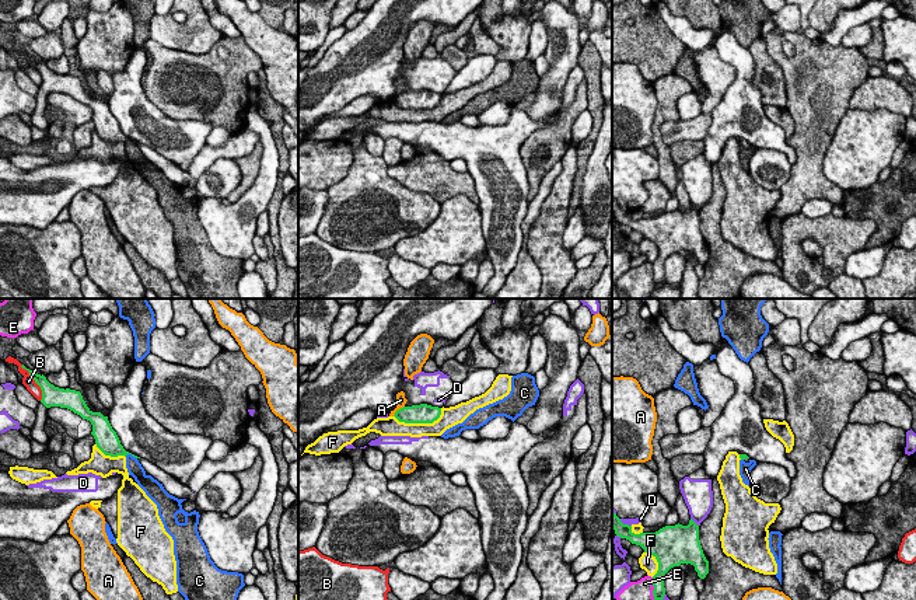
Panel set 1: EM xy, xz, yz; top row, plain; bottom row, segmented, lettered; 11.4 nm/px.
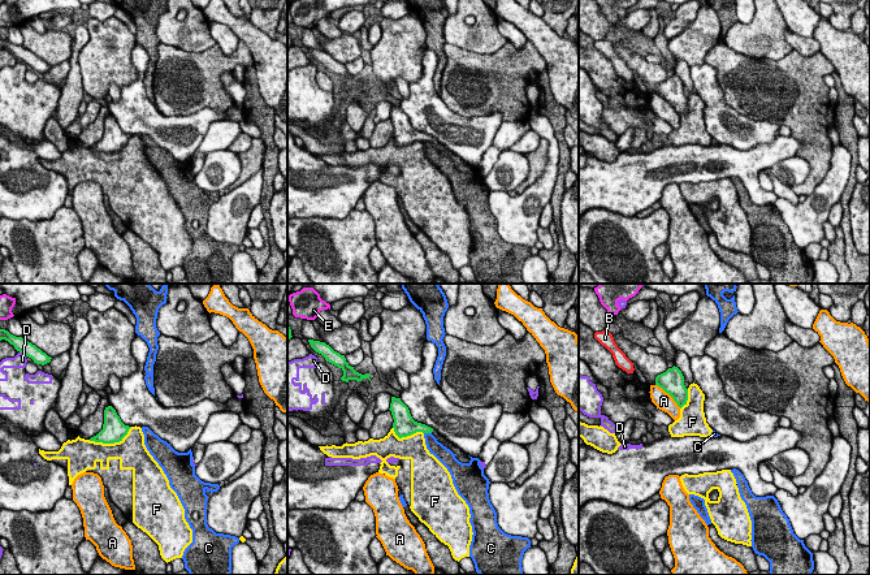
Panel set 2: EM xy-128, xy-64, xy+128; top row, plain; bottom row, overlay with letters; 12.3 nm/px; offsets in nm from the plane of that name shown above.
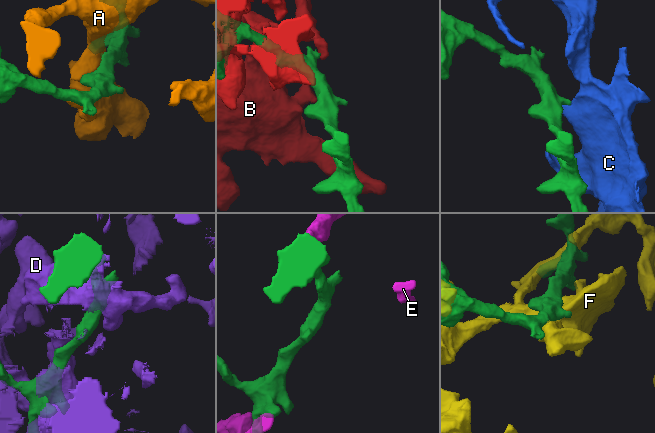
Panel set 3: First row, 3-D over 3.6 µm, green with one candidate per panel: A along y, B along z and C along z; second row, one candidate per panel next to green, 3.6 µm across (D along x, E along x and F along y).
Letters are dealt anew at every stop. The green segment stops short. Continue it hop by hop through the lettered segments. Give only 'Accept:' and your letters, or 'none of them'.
Accept: none of them

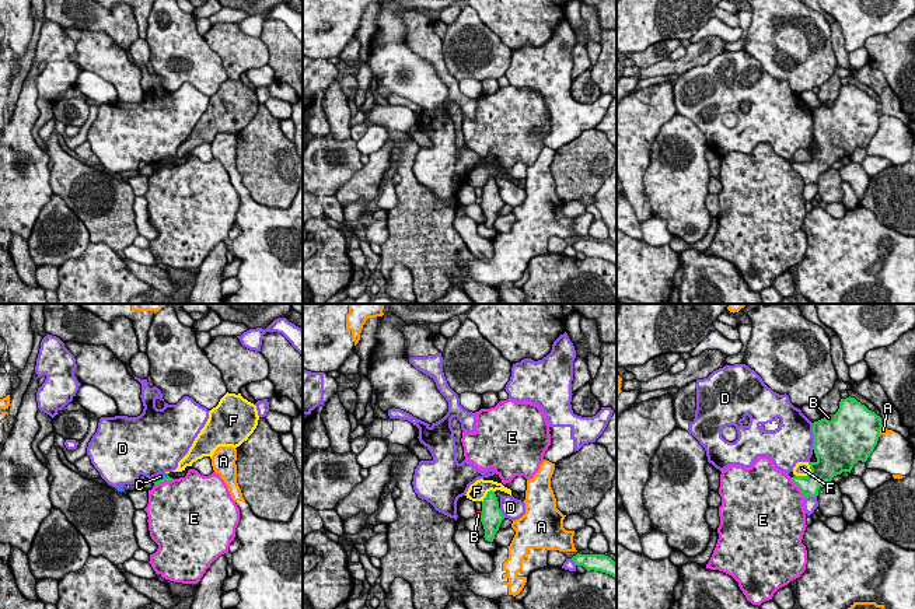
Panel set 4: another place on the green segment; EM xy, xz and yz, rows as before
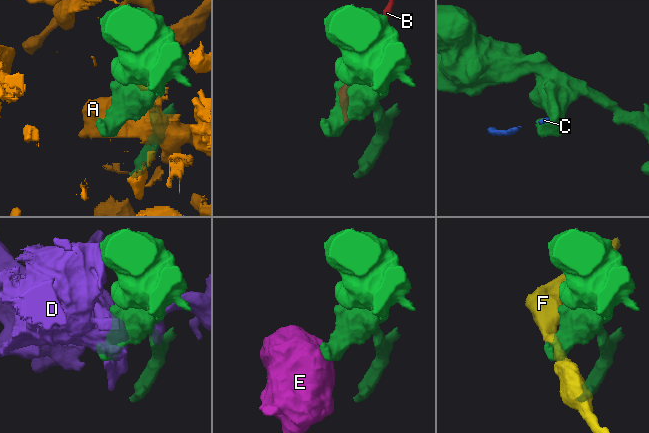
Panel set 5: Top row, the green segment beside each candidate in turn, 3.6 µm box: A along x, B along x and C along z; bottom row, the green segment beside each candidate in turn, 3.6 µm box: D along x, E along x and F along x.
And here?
Accept: none of them

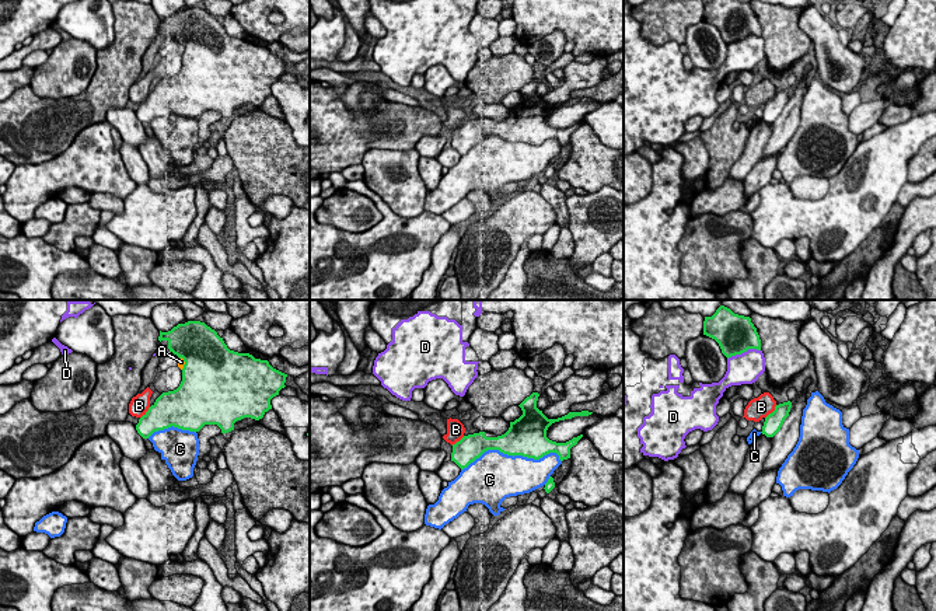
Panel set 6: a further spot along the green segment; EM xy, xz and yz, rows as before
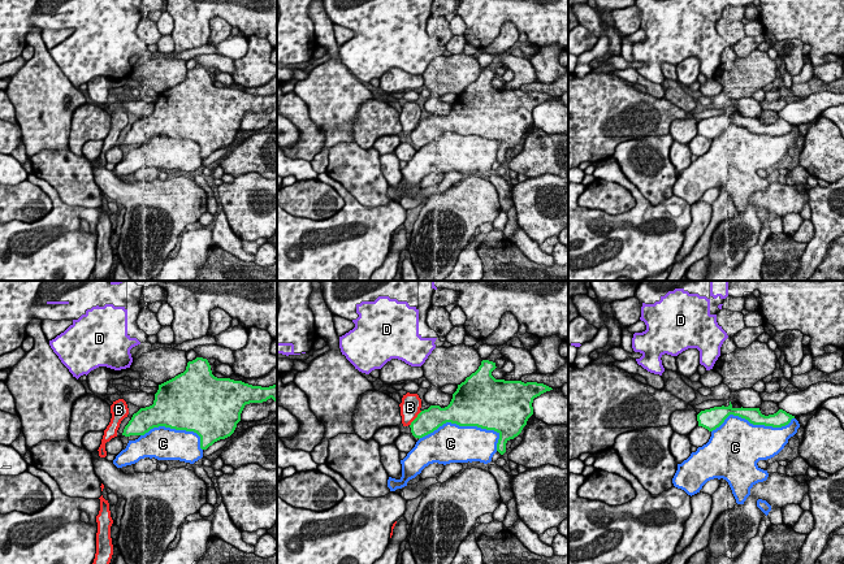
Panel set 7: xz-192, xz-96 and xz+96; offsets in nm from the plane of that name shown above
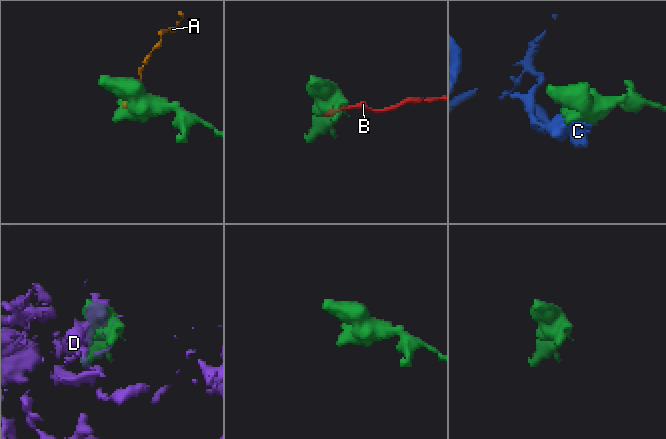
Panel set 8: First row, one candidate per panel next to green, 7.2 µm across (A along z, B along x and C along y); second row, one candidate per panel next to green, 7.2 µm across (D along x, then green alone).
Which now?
Accept: C

